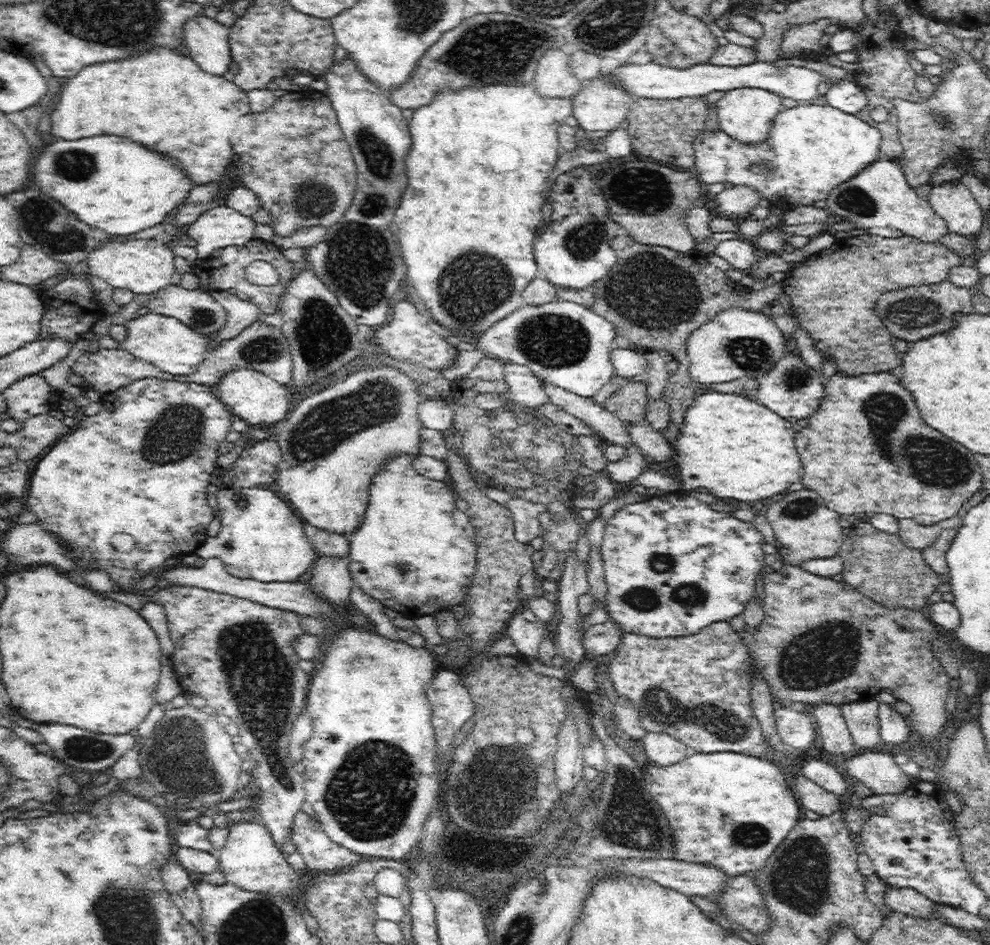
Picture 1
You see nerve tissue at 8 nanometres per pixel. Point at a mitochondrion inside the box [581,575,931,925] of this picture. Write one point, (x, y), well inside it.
(827, 654)

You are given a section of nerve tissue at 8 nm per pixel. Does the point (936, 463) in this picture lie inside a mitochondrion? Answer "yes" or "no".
yes

